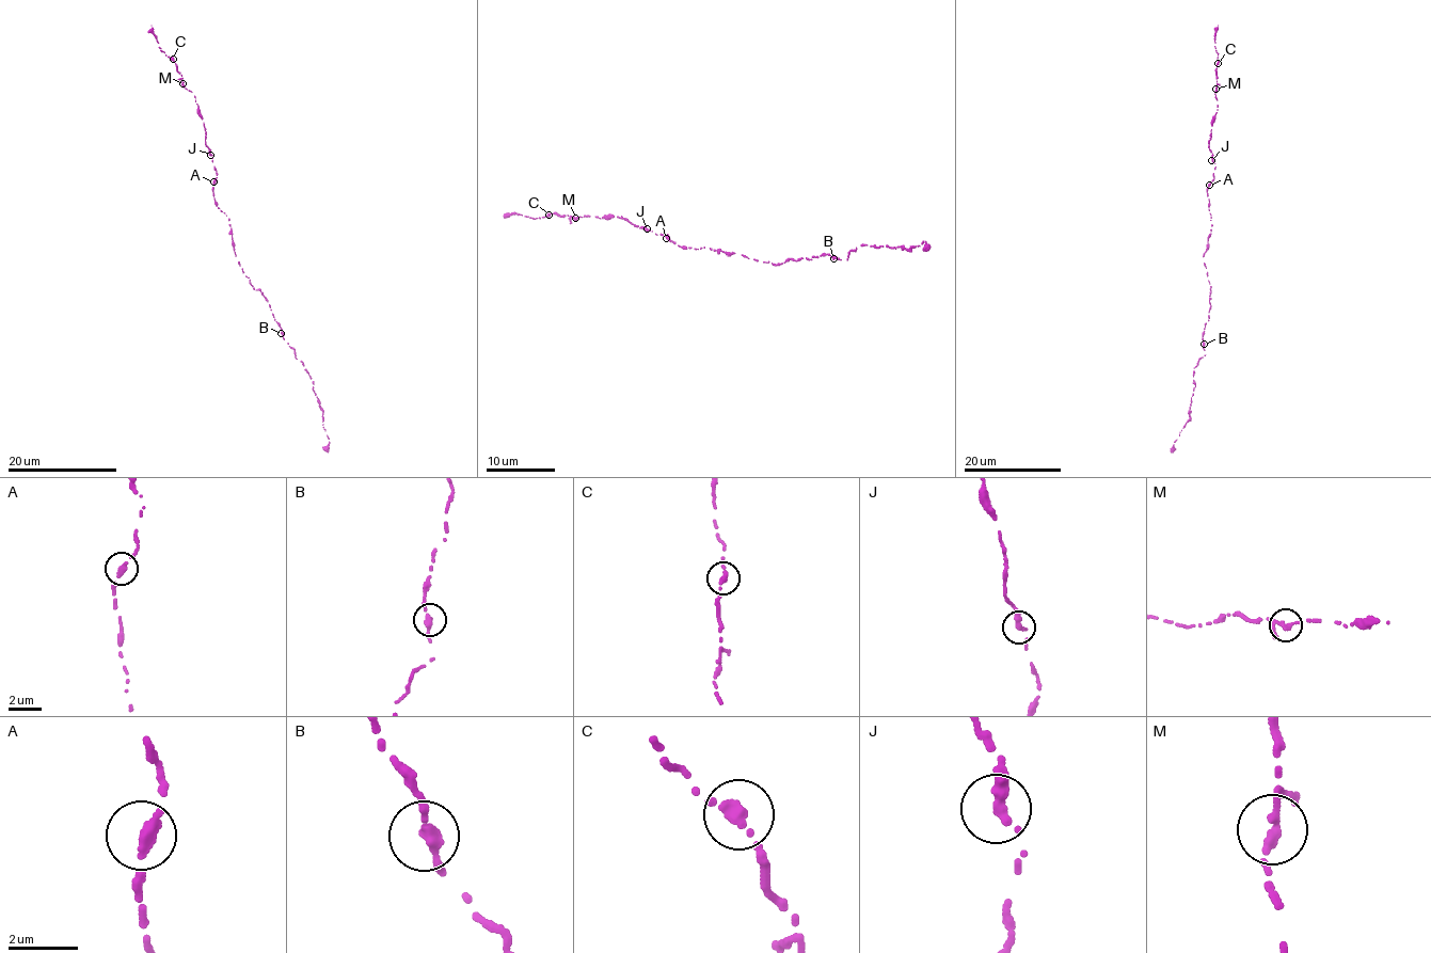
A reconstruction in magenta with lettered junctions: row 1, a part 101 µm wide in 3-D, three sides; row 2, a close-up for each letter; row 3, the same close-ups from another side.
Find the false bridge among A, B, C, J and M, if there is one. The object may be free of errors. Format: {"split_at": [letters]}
{"split_at": []}

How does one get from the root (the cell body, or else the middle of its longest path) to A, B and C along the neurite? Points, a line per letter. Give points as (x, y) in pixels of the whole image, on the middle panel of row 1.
A: (728, 254), (718, 249), (682, 247), (666, 238)
B: (728, 254), (733, 252), (777, 265), (790, 258), (809, 260), (811, 256), (826, 254), (832, 259)
C: (728, 254), (718, 249), (682, 247), (666, 235), (610, 215), (600, 218), (549, 215)

